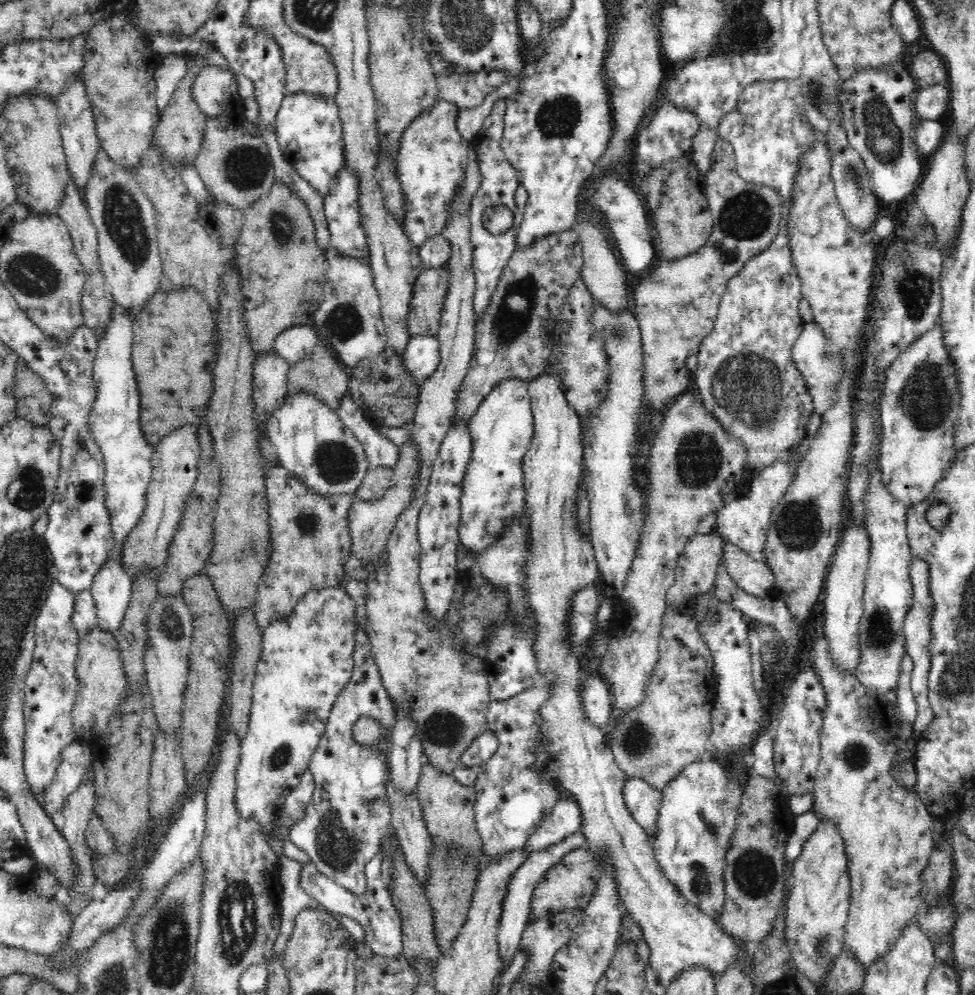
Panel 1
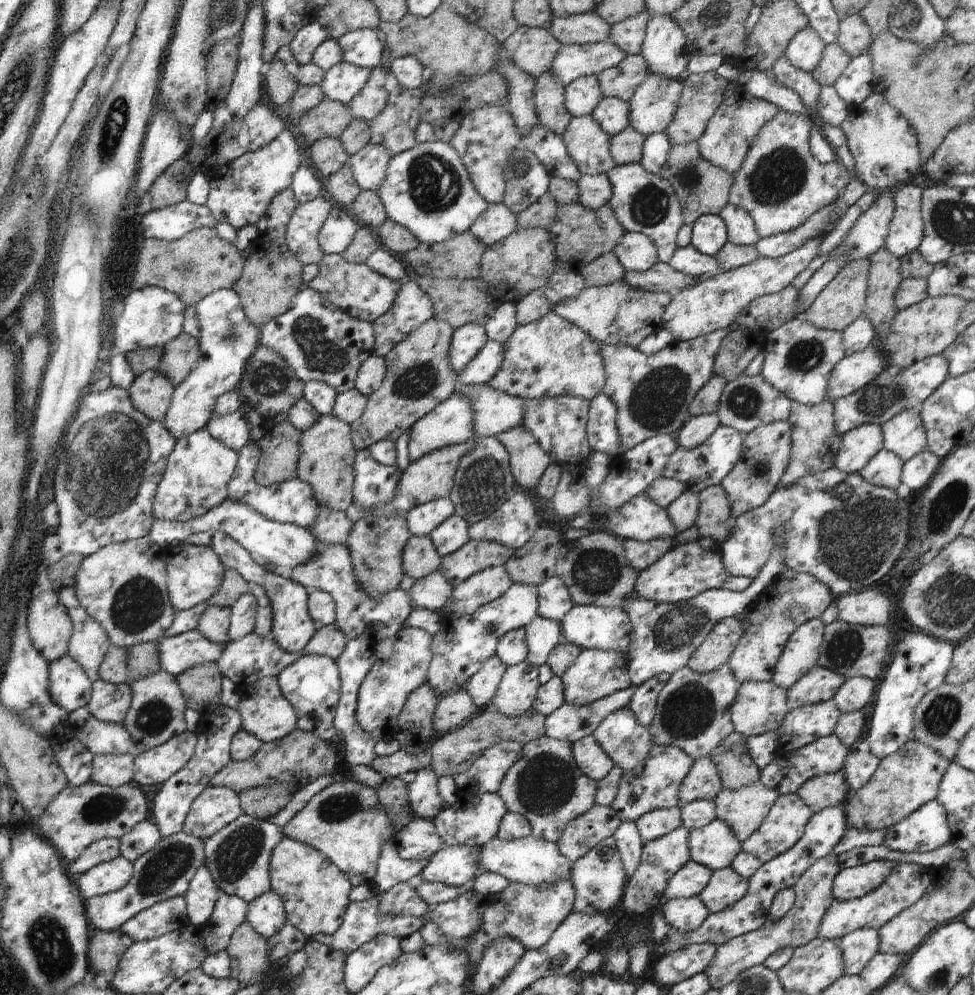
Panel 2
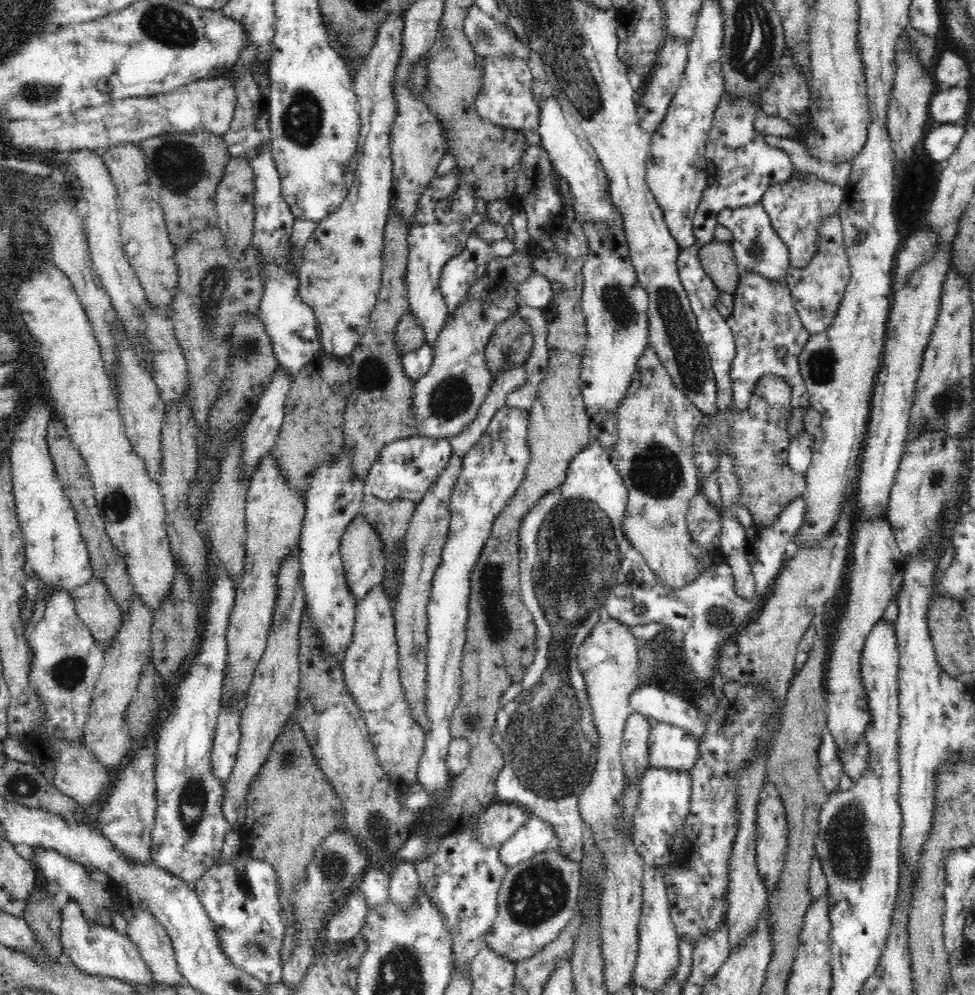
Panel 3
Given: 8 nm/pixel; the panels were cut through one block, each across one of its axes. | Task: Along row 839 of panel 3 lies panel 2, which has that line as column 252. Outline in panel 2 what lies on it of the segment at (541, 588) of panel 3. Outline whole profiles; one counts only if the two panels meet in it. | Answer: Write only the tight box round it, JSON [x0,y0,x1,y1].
[211,532,314,654]

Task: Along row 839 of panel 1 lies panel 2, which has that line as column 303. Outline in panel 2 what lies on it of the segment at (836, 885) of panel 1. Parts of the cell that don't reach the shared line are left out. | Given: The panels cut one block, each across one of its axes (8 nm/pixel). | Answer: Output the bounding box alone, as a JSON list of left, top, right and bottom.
[282,778,393,885]

